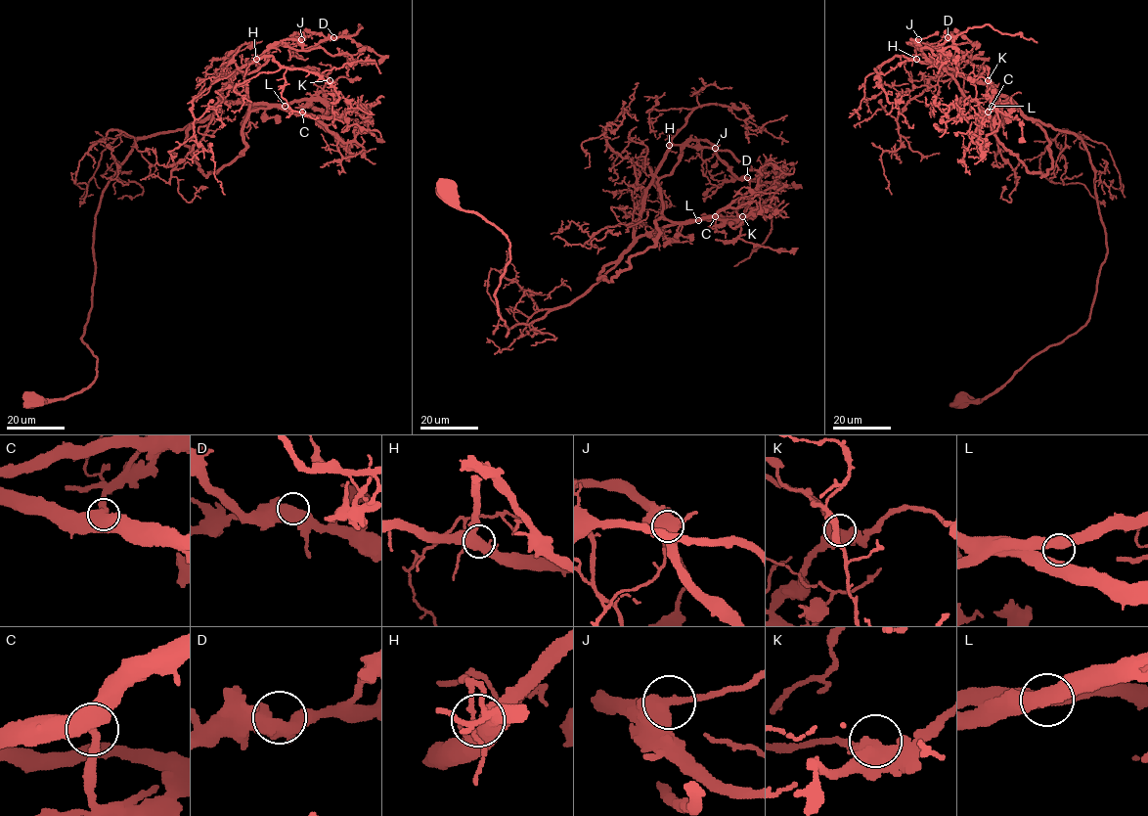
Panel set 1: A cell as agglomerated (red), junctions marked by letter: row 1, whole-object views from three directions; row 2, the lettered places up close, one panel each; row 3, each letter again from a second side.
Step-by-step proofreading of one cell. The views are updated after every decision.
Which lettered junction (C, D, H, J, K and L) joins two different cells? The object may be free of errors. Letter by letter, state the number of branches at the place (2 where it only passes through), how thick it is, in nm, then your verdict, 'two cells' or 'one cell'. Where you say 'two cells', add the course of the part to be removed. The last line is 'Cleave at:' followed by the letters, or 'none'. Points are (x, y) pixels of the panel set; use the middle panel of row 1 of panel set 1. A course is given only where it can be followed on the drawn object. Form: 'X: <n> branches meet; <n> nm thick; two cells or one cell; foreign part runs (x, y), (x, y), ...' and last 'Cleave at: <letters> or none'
C: 2 branches meet; 500 nm thick; one cell
D: 2 branches meet; 550 nm thick; one cell
H: 2 branches meet; 550 nm thick; one cell
J: 2 branches meet; 550 nm thick; one cell
K: 2 branches meet; 550 nm thick; one cell
L: 2 branches meet; 480 nm thick; one cell
Cleave at: none

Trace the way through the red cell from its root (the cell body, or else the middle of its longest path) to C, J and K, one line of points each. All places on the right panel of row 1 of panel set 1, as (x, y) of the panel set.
C: (961, 396), (979, 402), (1075, 334), (1089, 316), (1107, 252), (1083, 143), (1010, 101), (988, 113)
J: (961, 396), (979, 402), (1085, 323), (1106, 232), (1083, 143), (986, 85), (921, 63), (918, 39)
K: (961, 396), (979, 402), (1075, 334), (1089, 316), (1107, 252), (1085, 146), (1010, 101), (992, 104), (988, 80)

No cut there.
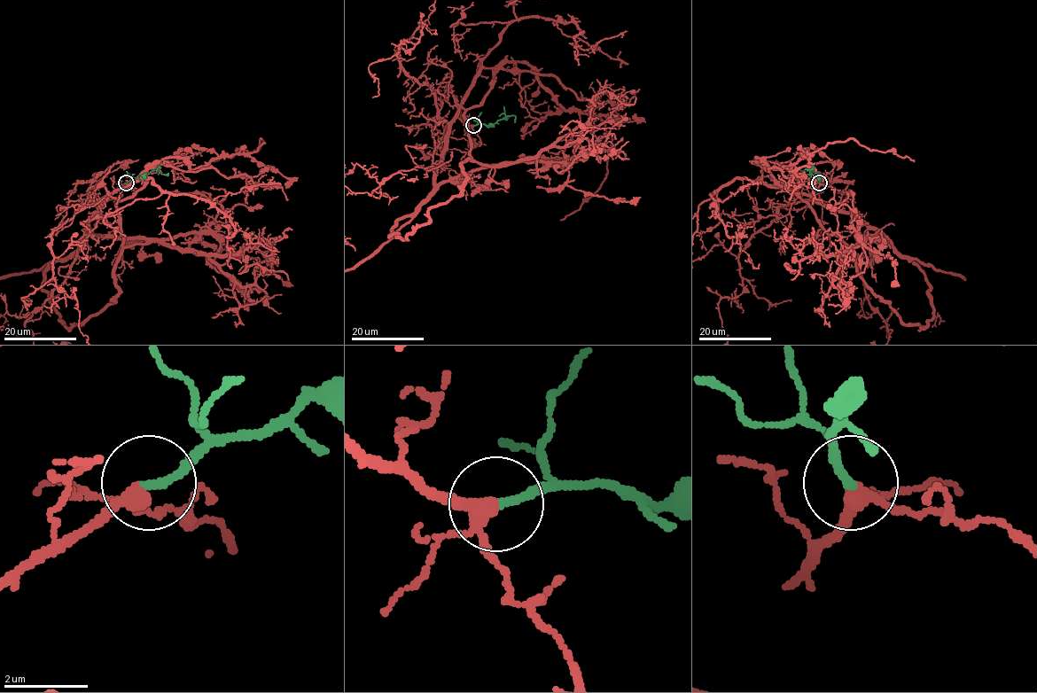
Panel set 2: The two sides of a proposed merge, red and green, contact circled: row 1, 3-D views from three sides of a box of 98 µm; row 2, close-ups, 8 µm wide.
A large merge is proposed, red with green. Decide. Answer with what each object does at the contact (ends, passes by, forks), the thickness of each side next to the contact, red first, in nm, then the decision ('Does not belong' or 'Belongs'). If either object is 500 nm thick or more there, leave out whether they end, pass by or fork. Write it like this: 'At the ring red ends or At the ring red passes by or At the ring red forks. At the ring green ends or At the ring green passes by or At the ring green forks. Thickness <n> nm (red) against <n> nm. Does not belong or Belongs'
At the ring red forks. At the ring green ends. Thickness 260 nm (red) against 200 nm. Belongs

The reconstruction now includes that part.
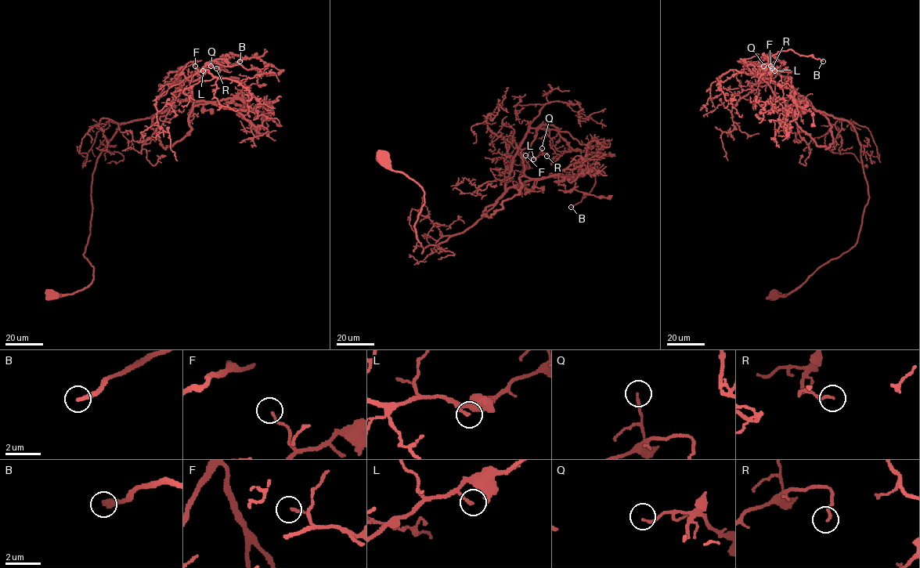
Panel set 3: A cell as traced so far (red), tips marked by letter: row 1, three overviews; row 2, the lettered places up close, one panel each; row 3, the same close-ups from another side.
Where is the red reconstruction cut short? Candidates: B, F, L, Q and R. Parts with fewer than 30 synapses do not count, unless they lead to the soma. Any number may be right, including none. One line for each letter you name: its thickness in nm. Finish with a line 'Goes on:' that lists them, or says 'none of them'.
B: 300 nm thick
Goes on: B

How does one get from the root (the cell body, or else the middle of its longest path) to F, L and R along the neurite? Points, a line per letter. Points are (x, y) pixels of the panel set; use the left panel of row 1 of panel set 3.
F: (52, 292), (72, 294), (93, 278), (84, 252), (99, 153), (120, 124), (165, 110), (197, 70), (195, 66)
L: (52, 292), (72, 294), (93, 278), (84, 252), (101, 151), (120, 124), (165, 110), (185, 78), (203, 70)
R: (52, 292), (72, 294), (93, 278), (84, 255), (92, 178), (117, 128), (165, 110), (187, 77), (216, 68)

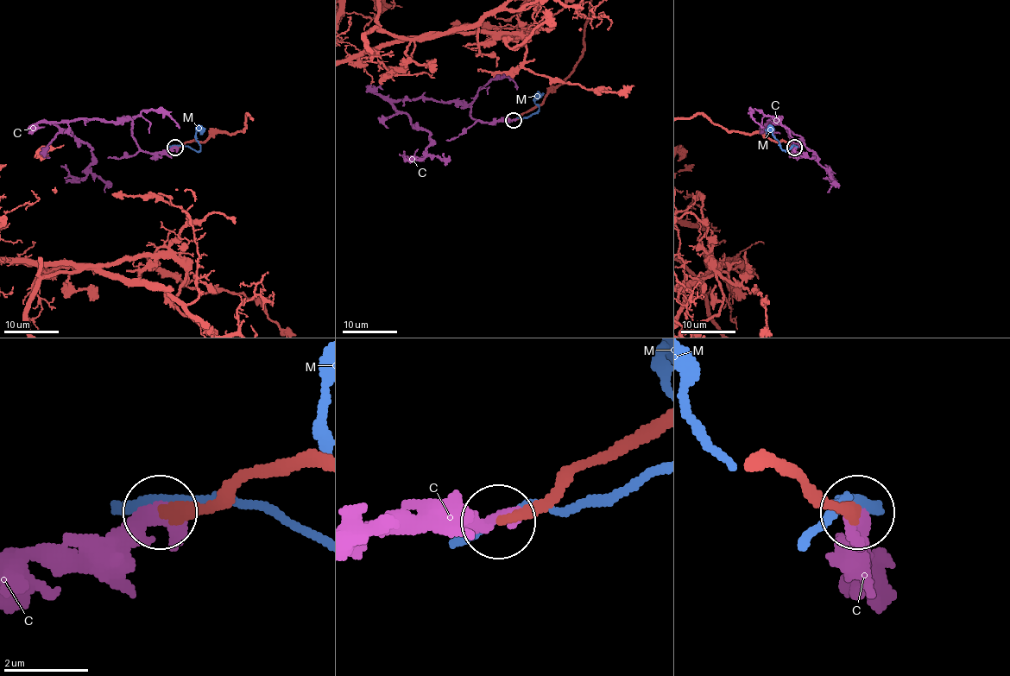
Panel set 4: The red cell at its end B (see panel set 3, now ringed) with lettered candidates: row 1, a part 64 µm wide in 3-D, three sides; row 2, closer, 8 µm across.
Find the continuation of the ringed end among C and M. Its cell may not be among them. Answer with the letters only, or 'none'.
none

